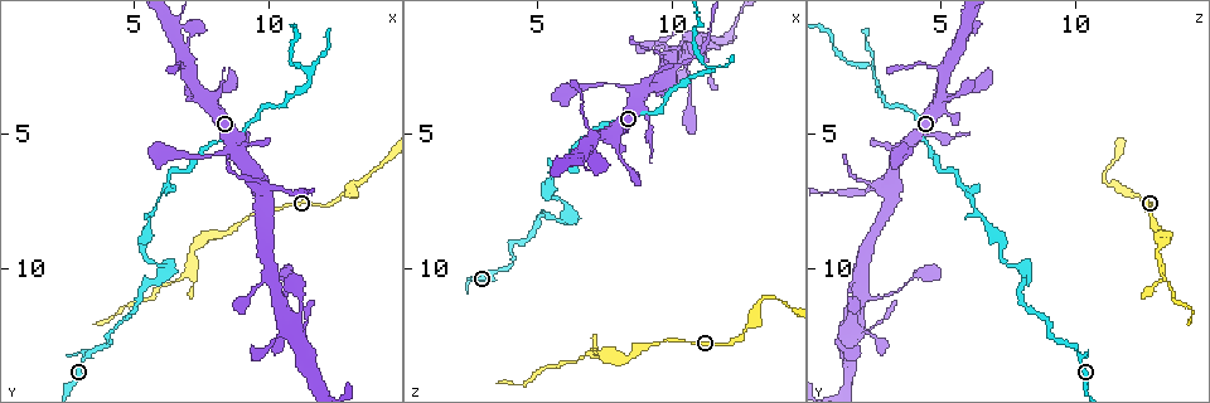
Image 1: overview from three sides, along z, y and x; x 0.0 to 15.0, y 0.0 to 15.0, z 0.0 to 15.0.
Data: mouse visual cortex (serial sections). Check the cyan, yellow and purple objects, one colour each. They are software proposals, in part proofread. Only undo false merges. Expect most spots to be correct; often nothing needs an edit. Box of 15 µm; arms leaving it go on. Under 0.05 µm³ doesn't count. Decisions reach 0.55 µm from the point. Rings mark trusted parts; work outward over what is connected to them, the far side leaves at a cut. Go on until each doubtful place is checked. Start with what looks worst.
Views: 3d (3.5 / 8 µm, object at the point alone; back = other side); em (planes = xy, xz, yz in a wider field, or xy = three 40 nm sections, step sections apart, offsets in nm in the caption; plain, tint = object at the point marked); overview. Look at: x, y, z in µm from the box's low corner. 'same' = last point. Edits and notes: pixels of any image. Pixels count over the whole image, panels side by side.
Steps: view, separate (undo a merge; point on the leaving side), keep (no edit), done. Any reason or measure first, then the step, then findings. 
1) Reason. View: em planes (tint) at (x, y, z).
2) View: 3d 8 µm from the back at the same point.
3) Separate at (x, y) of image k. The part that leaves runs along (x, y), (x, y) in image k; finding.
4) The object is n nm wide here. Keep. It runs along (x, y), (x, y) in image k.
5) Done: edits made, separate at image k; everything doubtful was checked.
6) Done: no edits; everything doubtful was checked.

A fork. View: 3d 3.5 µm from the back at (7.2, 9.4, 13.1).

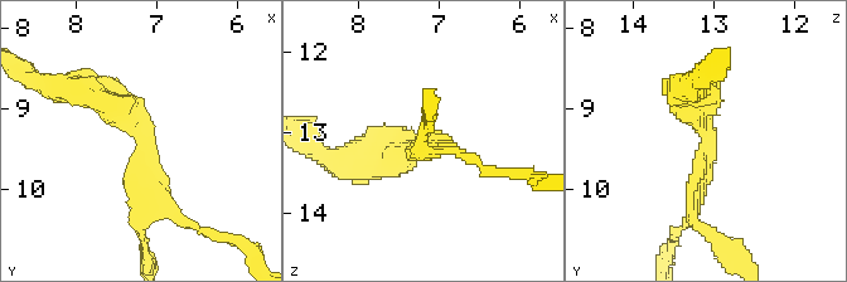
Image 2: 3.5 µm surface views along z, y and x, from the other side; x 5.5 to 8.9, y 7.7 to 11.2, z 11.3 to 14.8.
3 arms meet here; the arms are 150, 150, 350 nm wide. View: em planes (tint) at (7.10, 9.40, 13.05).

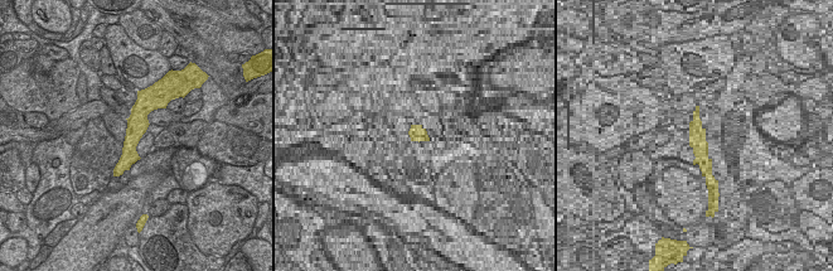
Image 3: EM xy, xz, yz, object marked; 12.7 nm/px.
The object is 280 nm wide here. Keep. It runs along (92, 93), (143, 124), (178, 213) in image 2; all the same cell.

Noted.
Abrupt turn. View: 3d 8 µm from the back at (6.1, 9.9, 7.8).

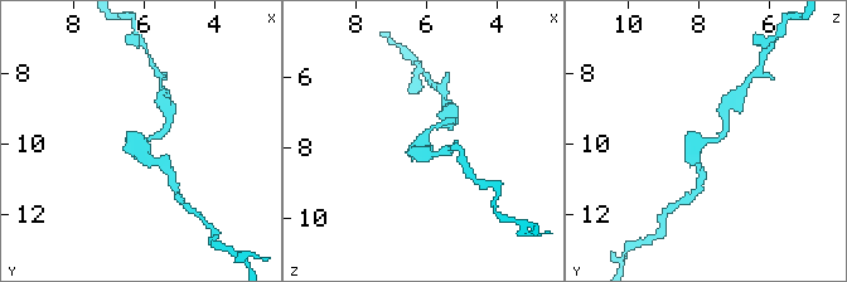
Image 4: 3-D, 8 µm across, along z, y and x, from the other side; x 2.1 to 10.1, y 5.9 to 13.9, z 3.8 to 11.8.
View: em planes (tint) at (6.1, 9.9, 7.8).

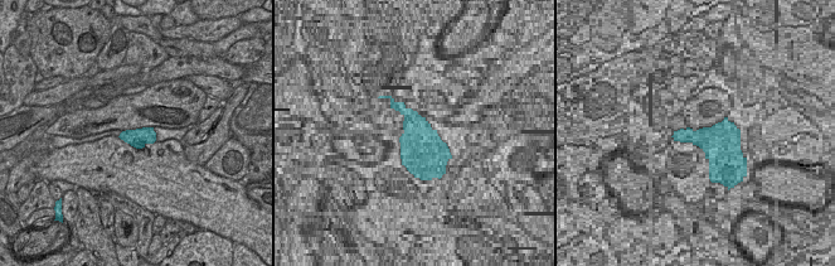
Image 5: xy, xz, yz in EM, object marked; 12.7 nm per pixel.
The arms are 150, 250 nm wide. Keep. It runs along (692, 163), (697, 142), (719, 139), (725, 129) in image 4; one cell here.

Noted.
Arms part here. View: 3d 3.5 µm at (11.6, 2.9, 2.6).

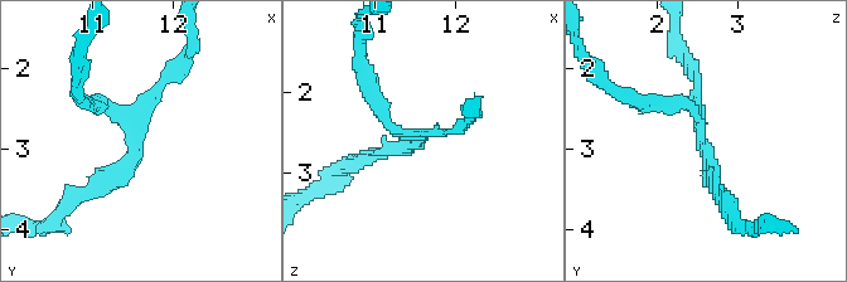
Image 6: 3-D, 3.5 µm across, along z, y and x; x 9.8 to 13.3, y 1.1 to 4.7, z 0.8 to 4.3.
View: em xy step 3 (tint) at (11.55, 2.80, 2.55).

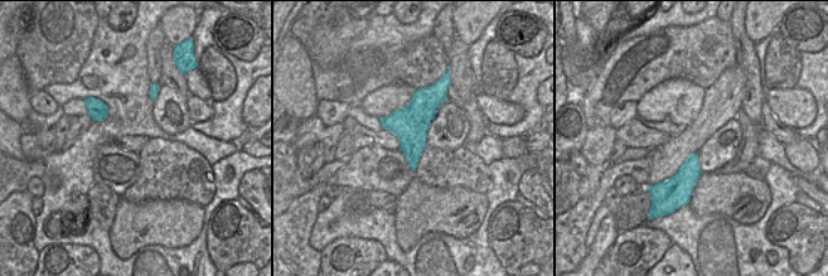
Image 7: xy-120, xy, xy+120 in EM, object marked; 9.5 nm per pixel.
Keep. It runs along (720, 191), (695, 110), (658, 102) in image 6; all the same cell.

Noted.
Done: no edits; everything doubtful was checked.

